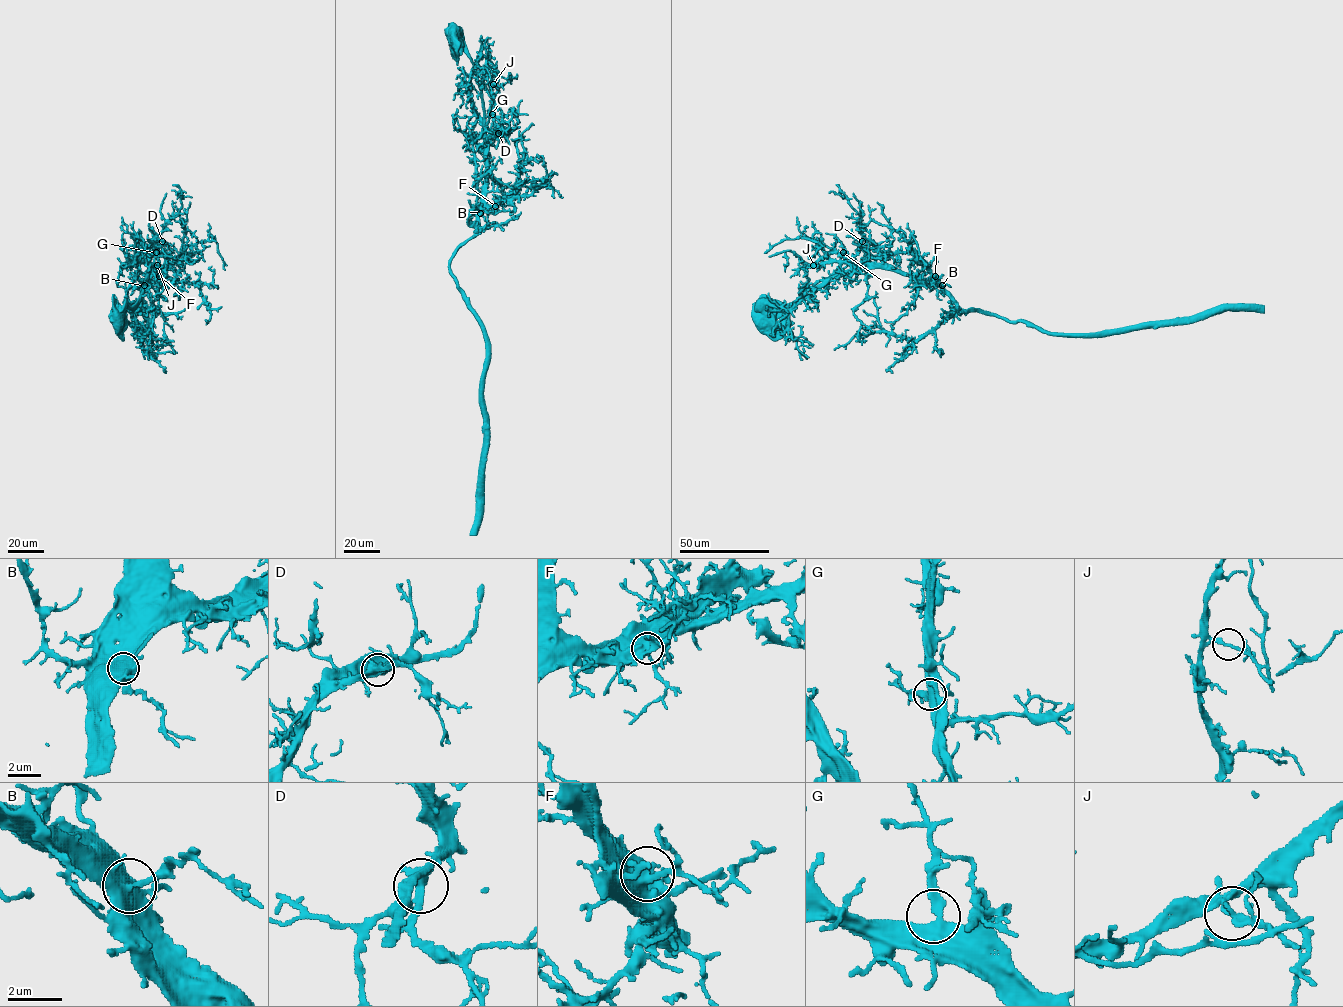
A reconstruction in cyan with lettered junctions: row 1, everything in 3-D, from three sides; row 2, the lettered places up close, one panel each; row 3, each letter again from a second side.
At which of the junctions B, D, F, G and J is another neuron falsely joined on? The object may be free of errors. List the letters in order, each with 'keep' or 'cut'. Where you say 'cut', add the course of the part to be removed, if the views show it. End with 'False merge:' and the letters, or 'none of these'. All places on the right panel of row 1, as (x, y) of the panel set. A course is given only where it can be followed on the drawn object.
B: keep
D: keep
F: keep
G: keep
J: keep
False merge: none of these

